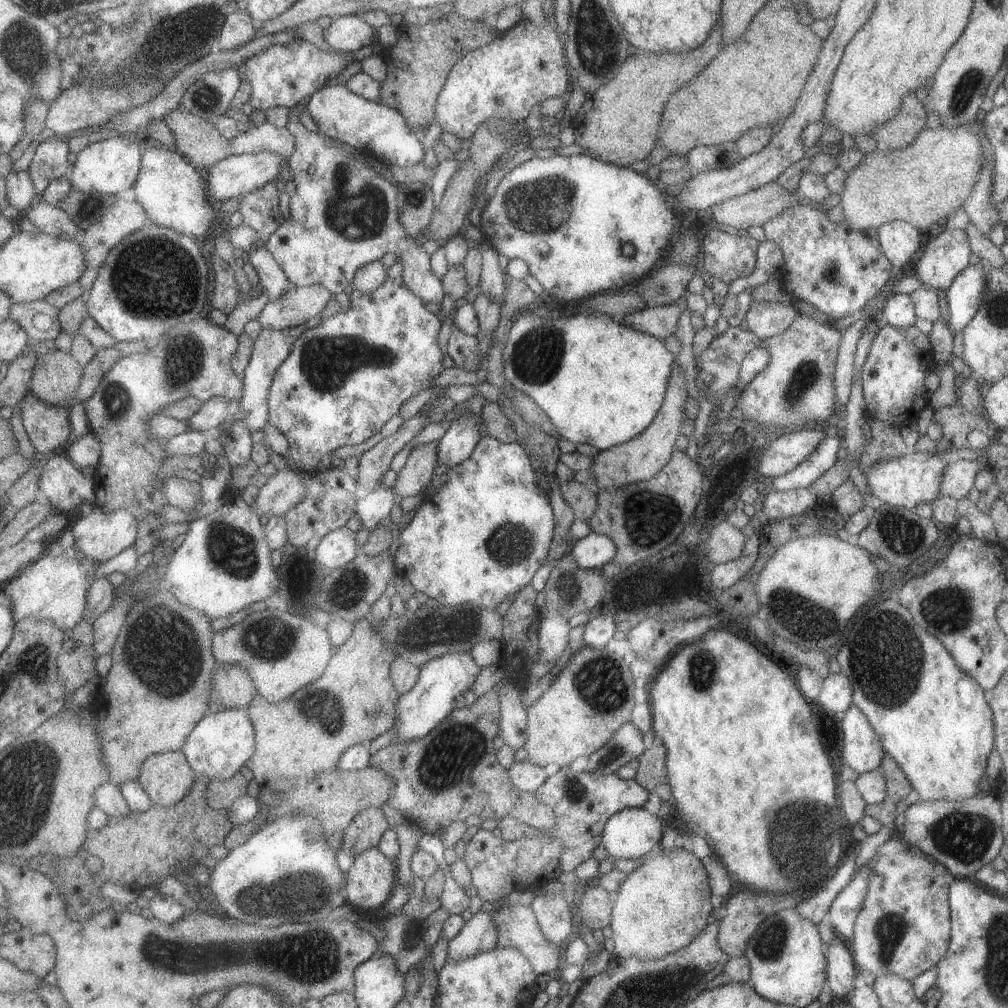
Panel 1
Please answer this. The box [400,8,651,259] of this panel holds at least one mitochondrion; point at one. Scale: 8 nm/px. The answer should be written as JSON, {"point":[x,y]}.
{"point":[535,209]}

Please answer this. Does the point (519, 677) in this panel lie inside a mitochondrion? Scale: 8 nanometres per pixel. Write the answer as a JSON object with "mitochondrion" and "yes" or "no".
{"mitochondrion":"no"}

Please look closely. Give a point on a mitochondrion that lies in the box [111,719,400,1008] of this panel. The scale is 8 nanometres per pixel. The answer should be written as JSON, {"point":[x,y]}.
{"point":[306,892]}

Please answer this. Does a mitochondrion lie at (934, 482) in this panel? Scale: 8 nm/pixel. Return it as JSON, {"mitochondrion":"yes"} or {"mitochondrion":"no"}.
{"mitochondrion":"no"}

